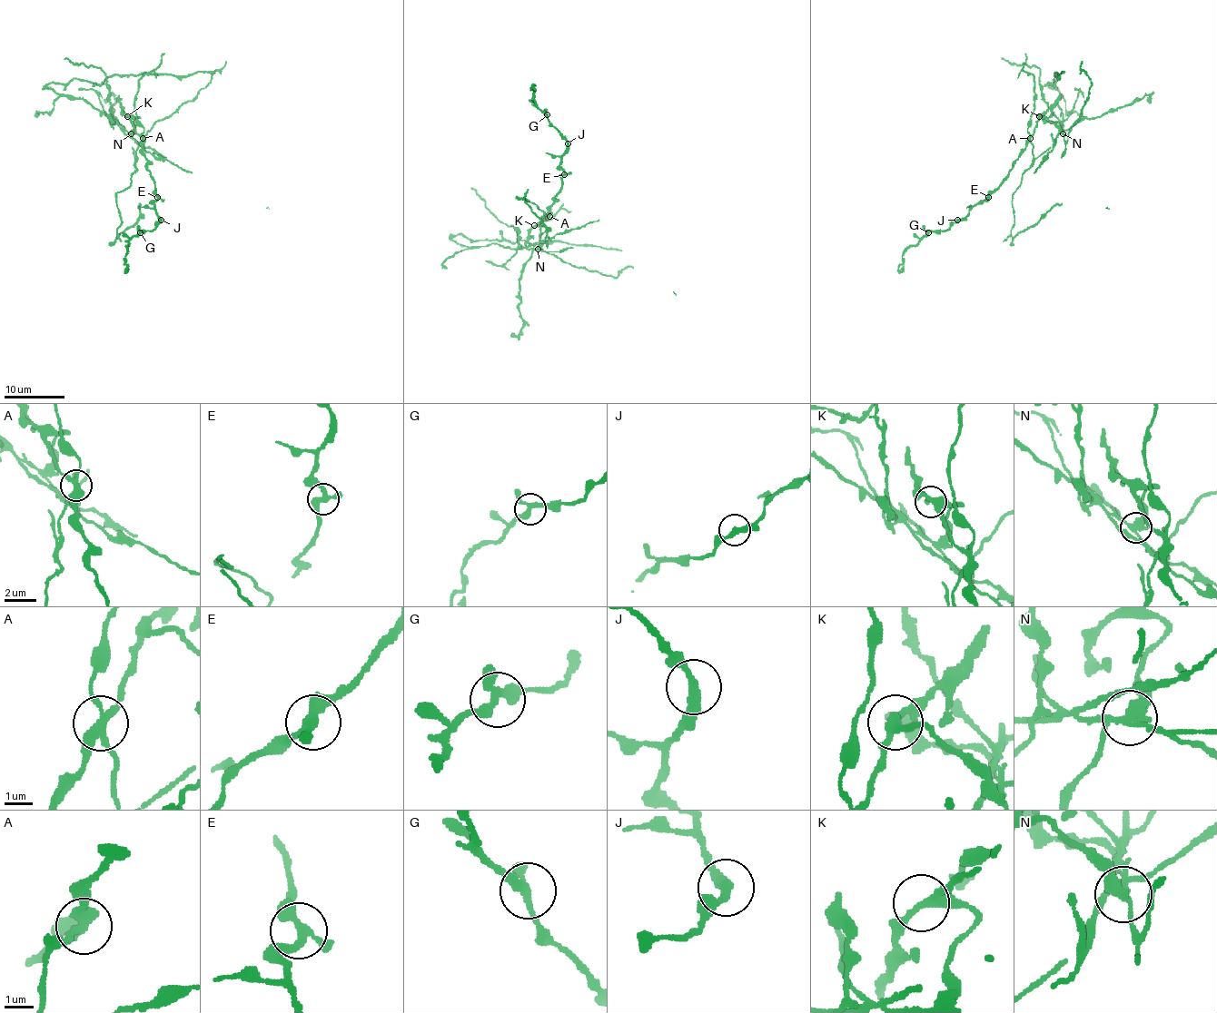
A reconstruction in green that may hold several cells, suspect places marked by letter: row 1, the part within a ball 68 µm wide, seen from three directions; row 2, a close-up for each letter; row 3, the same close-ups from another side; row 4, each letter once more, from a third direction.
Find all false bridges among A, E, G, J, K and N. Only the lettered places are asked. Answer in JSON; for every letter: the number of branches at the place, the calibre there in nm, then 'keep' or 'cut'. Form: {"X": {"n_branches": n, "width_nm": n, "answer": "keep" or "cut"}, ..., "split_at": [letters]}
{"A": {"n_branches": 4, "width_nm": 320, "answer": "cut"}, "E": {"n_branches": 3, "width_nm": 300, "answer": "keep"}, "G": {"n_branches": 3, "width_nm": 260, "answer": "keep"}, "J": {"n_branches": 2, "width_nm": 320, "answer": "keep"}, "K": {"n_branches": 3, "width_nm": 280, "answer": "keep"}, "N": {"n_branches": 3, "width_nm": 320, "answer": "cut"}, "split_at": ["A", "N"]}

